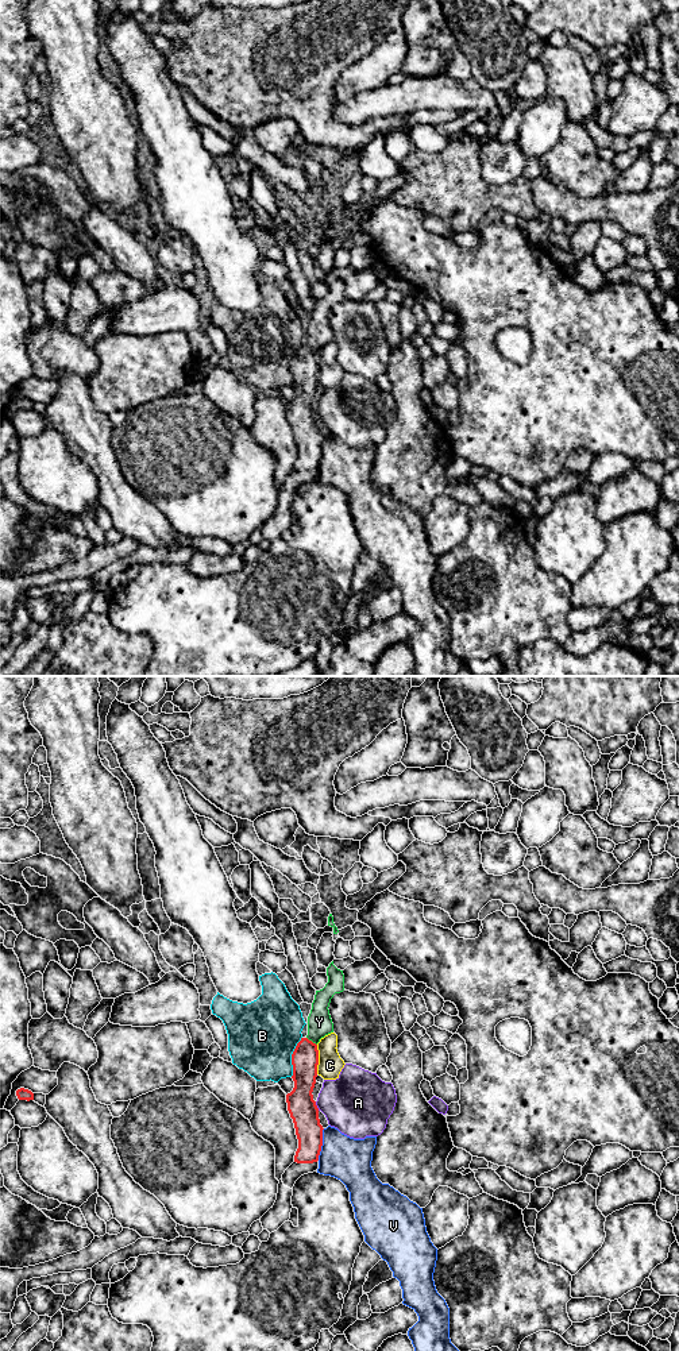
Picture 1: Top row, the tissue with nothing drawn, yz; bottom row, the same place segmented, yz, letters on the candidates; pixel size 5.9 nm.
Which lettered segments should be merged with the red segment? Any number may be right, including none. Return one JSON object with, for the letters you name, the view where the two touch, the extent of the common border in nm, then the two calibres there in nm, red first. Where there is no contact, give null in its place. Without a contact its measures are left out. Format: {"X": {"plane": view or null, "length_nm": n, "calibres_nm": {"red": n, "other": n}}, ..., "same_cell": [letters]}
{"Y": {"plane": "yz", "length_nm": 80, "calibres_nm": {"red": 160, "other": 140}}, "same_cell": ["Y"]}

